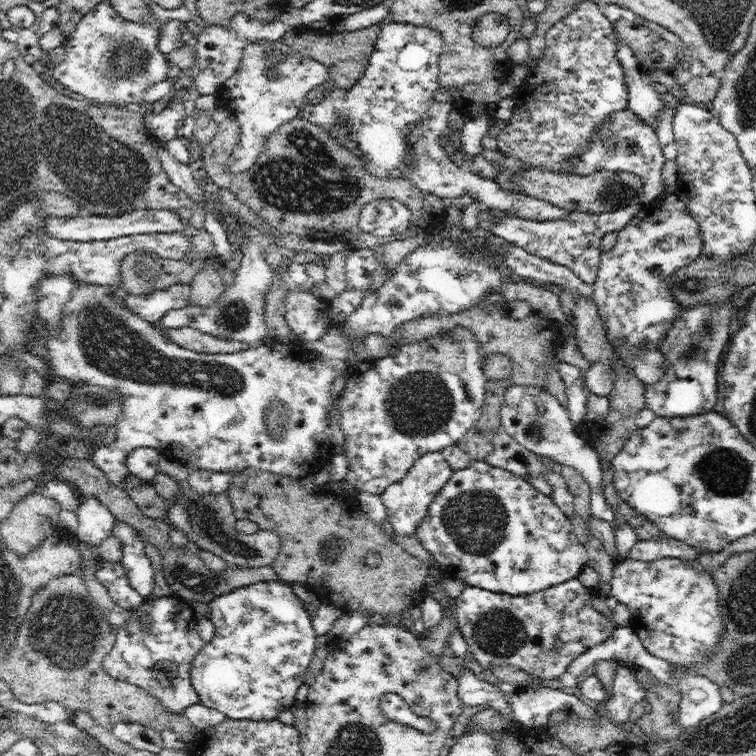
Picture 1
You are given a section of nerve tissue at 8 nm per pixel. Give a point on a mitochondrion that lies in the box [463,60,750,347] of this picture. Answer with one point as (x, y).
(613, 192)

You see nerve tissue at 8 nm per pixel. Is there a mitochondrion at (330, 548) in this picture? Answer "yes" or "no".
yes

